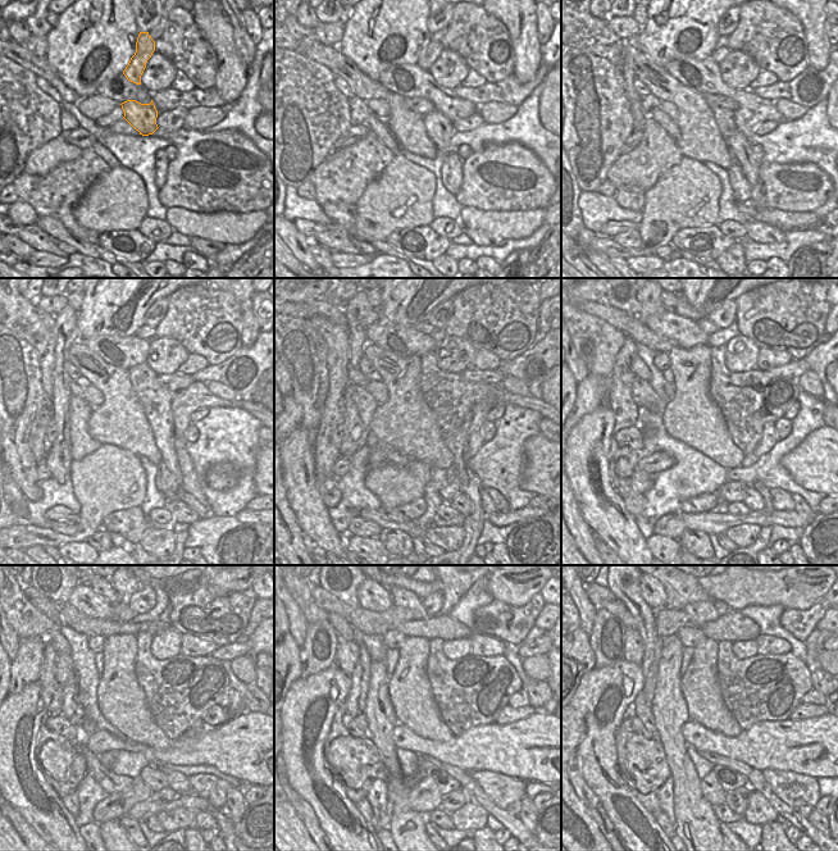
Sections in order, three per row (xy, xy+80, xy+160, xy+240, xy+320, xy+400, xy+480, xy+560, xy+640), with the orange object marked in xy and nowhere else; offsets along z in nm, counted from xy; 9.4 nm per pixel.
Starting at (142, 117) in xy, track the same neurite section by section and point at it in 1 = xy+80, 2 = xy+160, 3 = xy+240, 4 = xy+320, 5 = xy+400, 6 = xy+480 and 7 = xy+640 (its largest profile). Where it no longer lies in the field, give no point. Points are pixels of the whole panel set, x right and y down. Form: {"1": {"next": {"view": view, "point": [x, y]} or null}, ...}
{"1": {"next": {"view": "xy+80", "point": [440, 128]}}, "2": {"next": {"view": "xy+160", "point": [739, 149]}}, "3": {"next": {"view": "xy+240", "point": [190, 481]}}, "4": {"next": {"view": "xy+320", "point": [501, 504]}}, "5": {"next": {"view": "xy+400", "point": [800, 504]}}, "6": {"next": {"view": "xy+480", "point": [236, 804]}}, "7": {"next": {"view": "xy+640", "point": [819, 822]}}}

